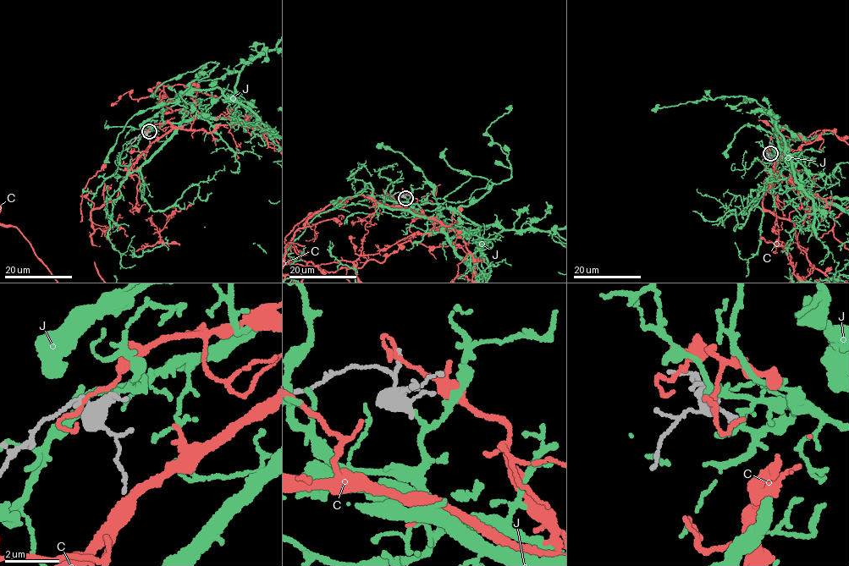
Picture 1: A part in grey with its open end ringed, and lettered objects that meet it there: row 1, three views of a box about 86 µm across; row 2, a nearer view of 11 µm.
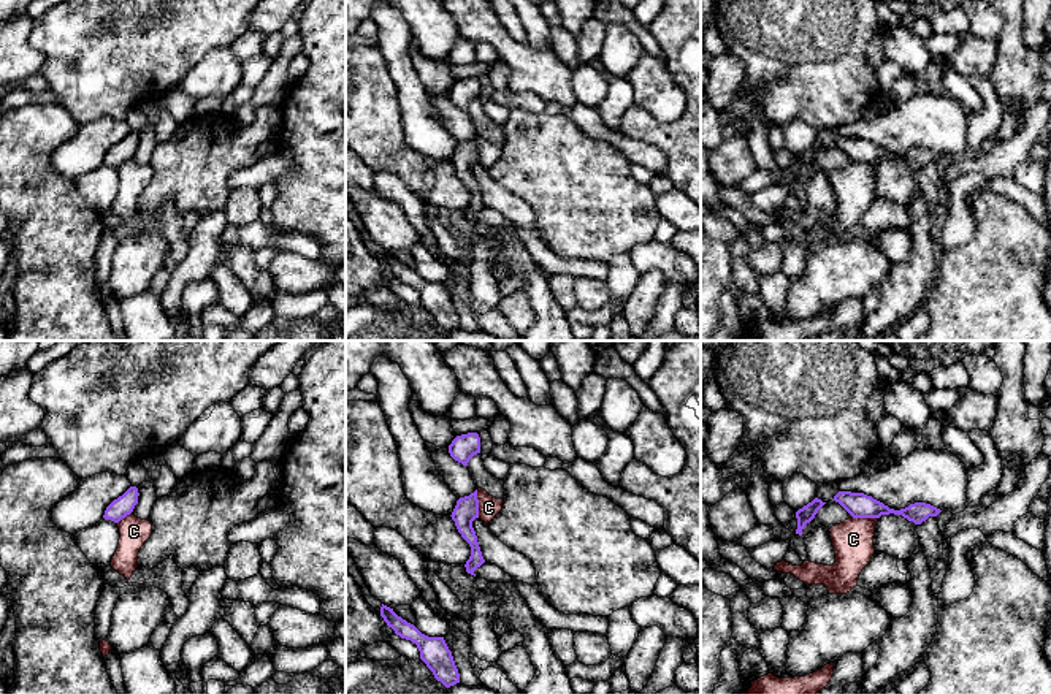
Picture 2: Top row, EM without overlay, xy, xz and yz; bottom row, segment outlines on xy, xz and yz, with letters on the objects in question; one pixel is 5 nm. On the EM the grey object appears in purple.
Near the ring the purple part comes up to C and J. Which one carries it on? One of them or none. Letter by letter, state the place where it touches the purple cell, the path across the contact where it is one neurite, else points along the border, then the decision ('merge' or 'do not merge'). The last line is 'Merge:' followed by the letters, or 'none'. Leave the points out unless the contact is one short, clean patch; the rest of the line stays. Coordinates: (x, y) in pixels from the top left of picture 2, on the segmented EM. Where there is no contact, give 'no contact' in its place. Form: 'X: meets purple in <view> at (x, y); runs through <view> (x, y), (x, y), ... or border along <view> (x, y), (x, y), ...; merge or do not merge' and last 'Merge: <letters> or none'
C: meets purple in xz at (477, 504); border along xz (476, 490), (479, 517); do not merge
J: no contact; do not merge
Merge: none

